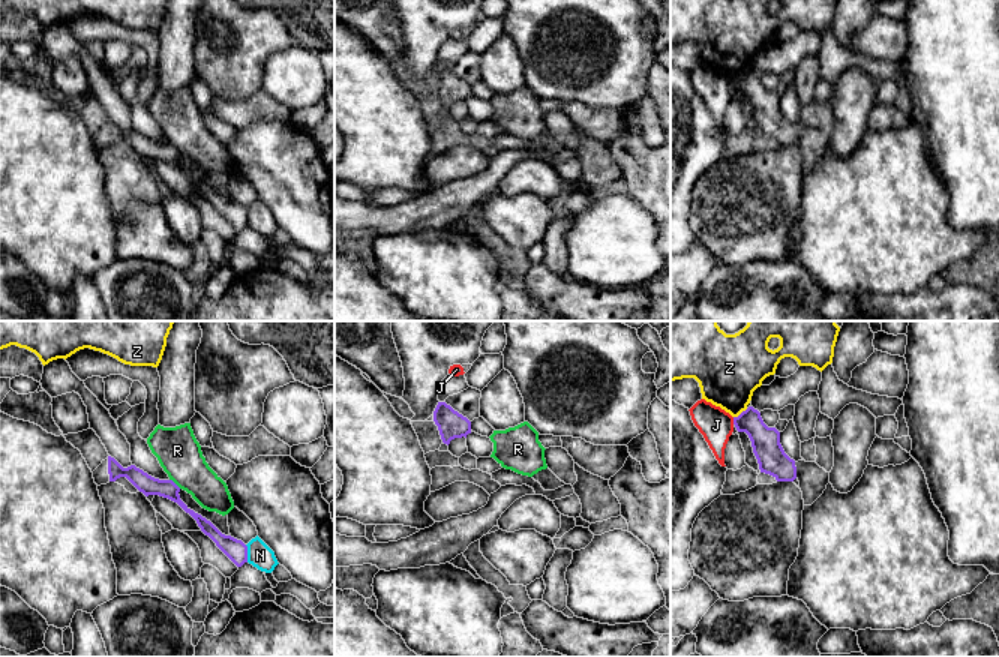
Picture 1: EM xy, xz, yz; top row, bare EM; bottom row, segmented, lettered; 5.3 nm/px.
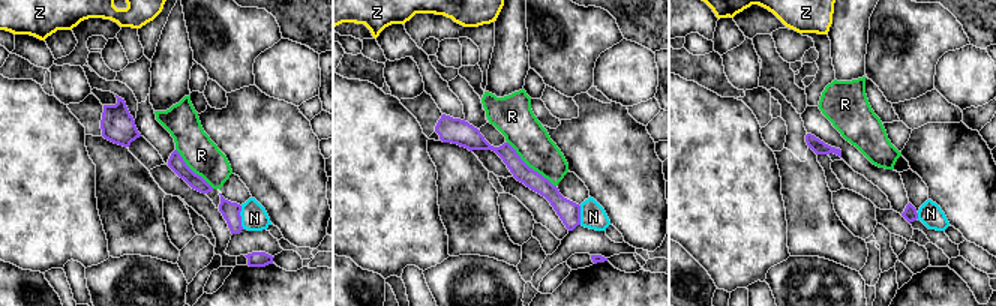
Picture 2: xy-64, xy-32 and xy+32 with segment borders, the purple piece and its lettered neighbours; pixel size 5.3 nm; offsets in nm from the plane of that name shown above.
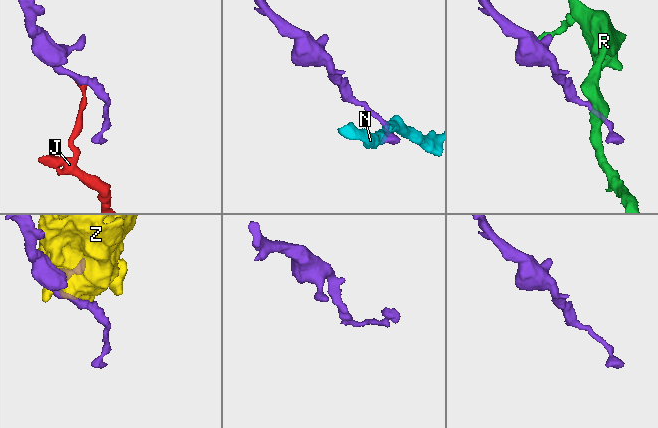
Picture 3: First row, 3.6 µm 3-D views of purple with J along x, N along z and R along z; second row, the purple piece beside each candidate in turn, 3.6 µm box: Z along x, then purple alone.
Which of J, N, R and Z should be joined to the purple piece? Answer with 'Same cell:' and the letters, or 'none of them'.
Same cell: none of them

